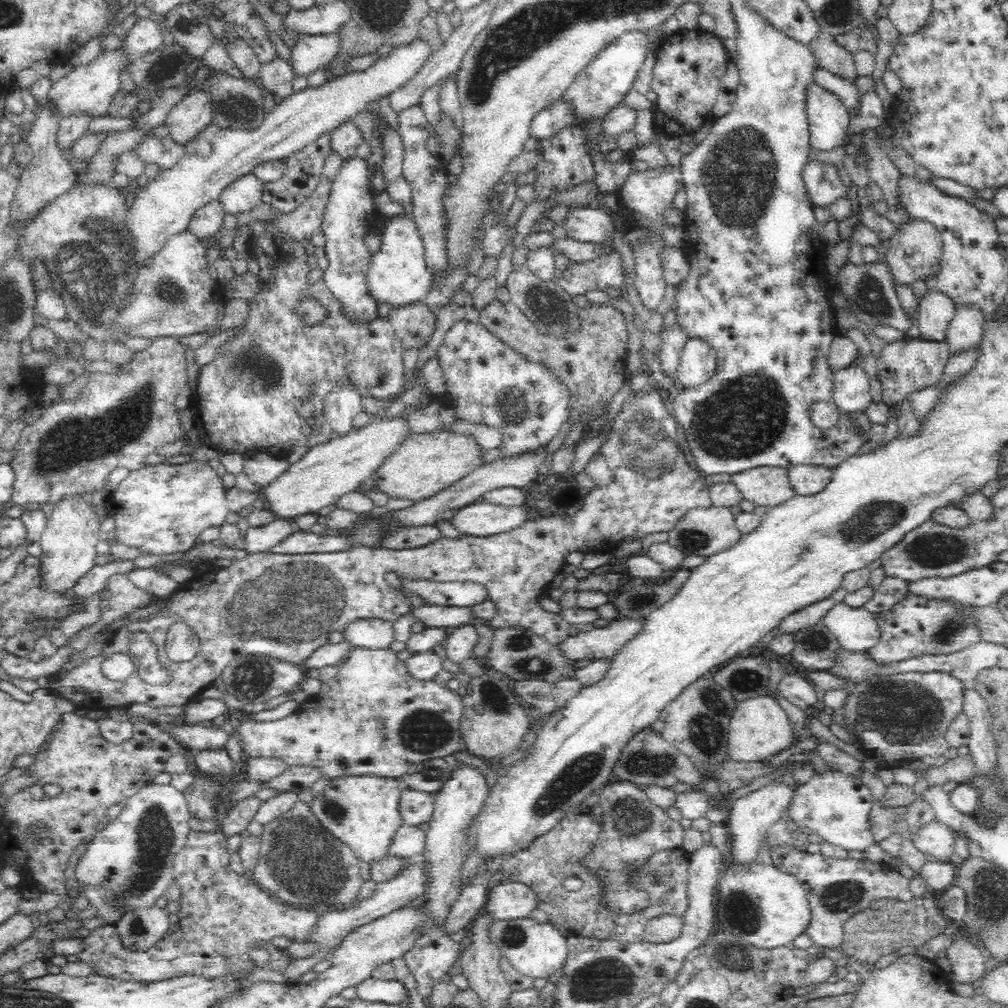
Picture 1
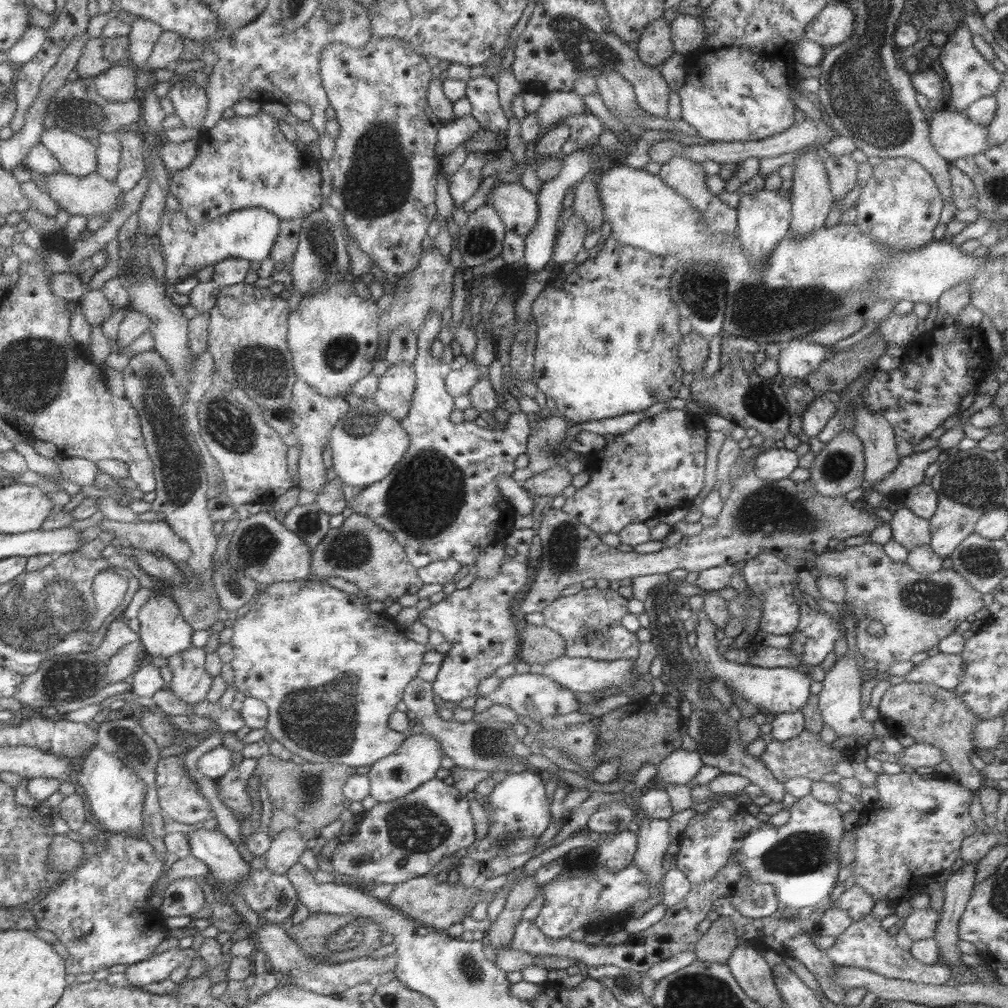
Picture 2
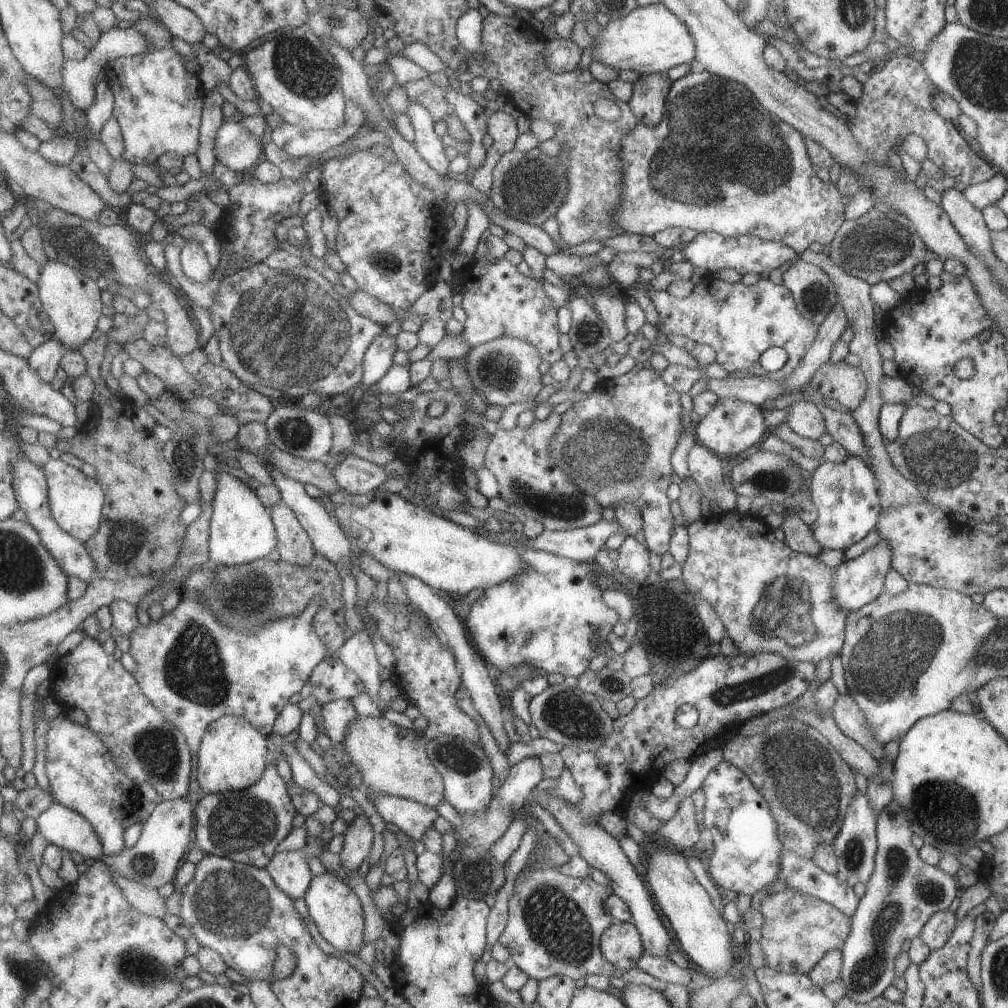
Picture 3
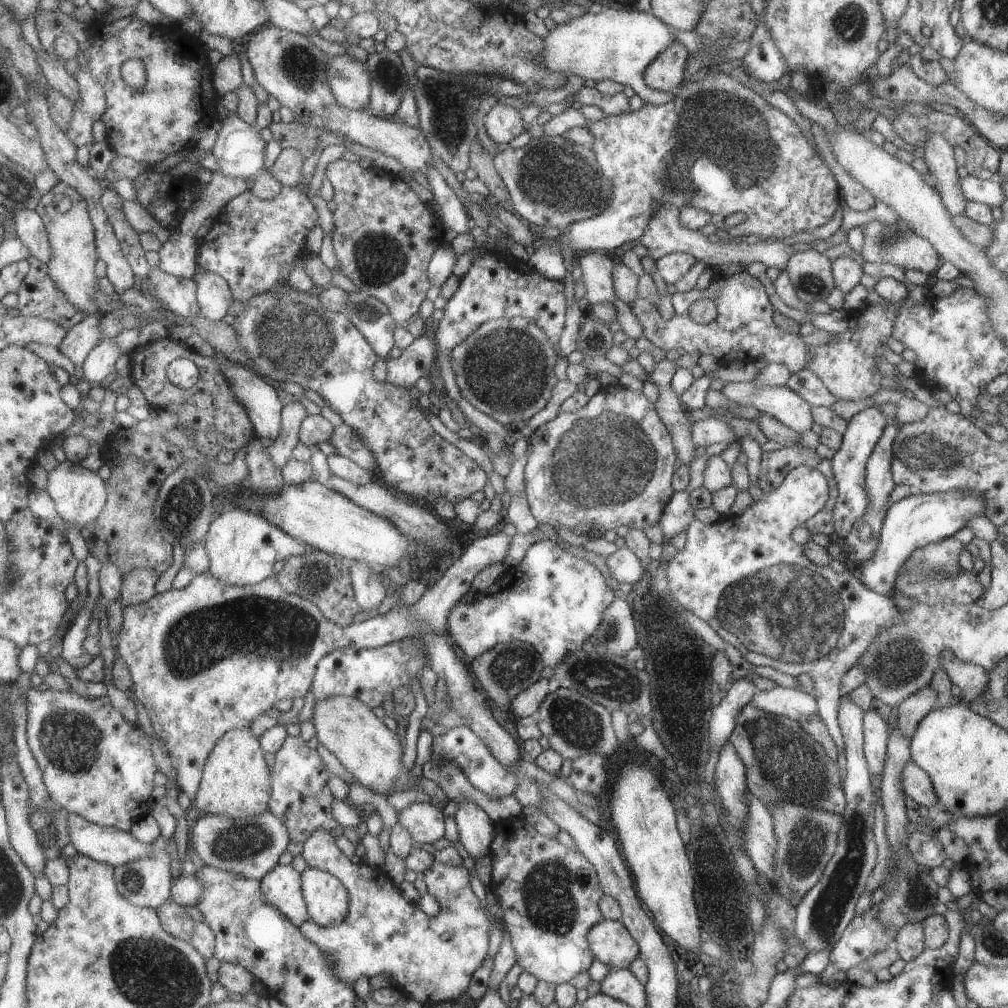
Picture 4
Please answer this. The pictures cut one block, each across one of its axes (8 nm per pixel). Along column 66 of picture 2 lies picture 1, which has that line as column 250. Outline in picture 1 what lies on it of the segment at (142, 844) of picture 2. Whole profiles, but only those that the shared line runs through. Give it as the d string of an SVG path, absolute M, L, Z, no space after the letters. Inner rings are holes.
M191 830L186 844L174 859L174 882L180 890L180 920L168 927L165 937L144 952L132 952L121 944L121 938L114 926L103 926L93 930L81 940L82 948L76 953L80 962L86 962L94 975L108 976L115 979L151 983L166 980L173 976L204 975L218 976L238 968L252 968L254 961L249 957L252 946L264 946L264 942L274 937L286 937L292 942L303 942L312 930L319 913L313 909L300 909L292 904L282 904L268 896L256 882L245 875L234 872L229 867L227 837L219 831L200 832Z

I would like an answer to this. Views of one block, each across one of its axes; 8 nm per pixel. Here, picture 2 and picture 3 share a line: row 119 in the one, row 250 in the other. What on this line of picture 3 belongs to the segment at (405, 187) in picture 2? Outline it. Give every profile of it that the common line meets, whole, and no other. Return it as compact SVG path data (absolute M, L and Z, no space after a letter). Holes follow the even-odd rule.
M363 149L359 152L355 152L353 156L343 158L332 158L329 162L322 164L323 178L320 186L321 200L323 200L328 206L330 206L338 217L338 230L336 235L336 247L338 252L347 266L348 274L356 281L358 288L367 291L369 294L376 296L384 303L390 304L394 308L406 310L409 306L413 306L417 302L420 296L423 296L425 292L434 285L434 282L439 278L440 268L444 261L443 252L441 252L441 246L445 244L445 217L443 216L443 210L440 206L437 206L435 202L435 192L431 188L427 188L425 184L417 182L405 168L403 164L397 158L396 162L389 164L385 158L376 155L372 151L373 149Z

